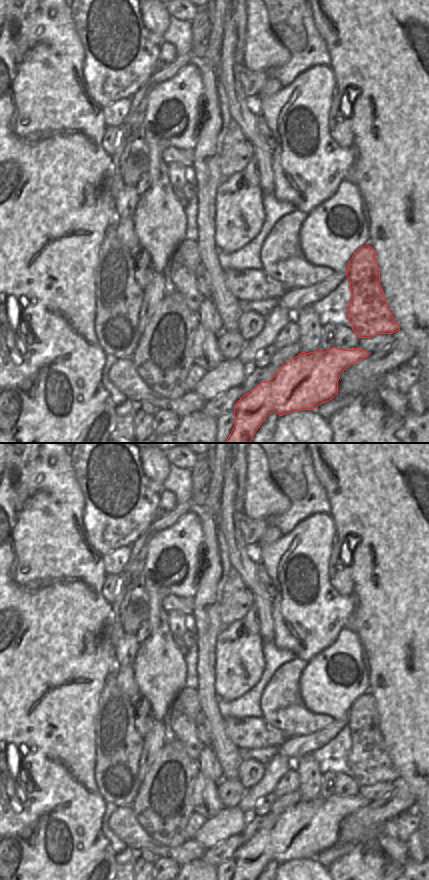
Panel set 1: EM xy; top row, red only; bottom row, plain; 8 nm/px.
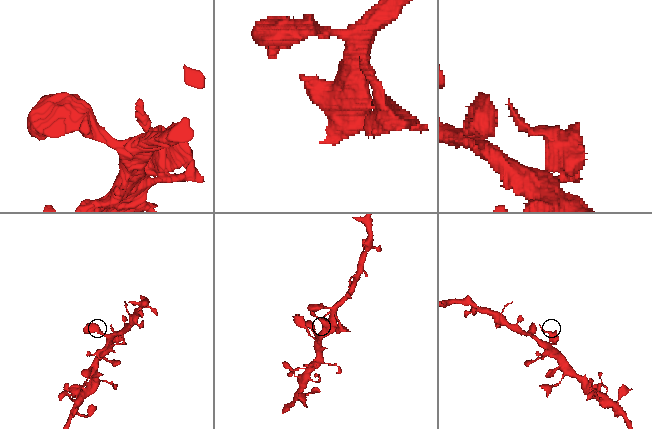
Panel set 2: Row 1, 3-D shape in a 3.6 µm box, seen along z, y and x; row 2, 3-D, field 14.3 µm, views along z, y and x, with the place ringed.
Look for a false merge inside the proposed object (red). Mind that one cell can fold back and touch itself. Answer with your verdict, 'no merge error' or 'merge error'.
merge error

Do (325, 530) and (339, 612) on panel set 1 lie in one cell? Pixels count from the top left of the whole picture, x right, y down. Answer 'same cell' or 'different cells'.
same cell

